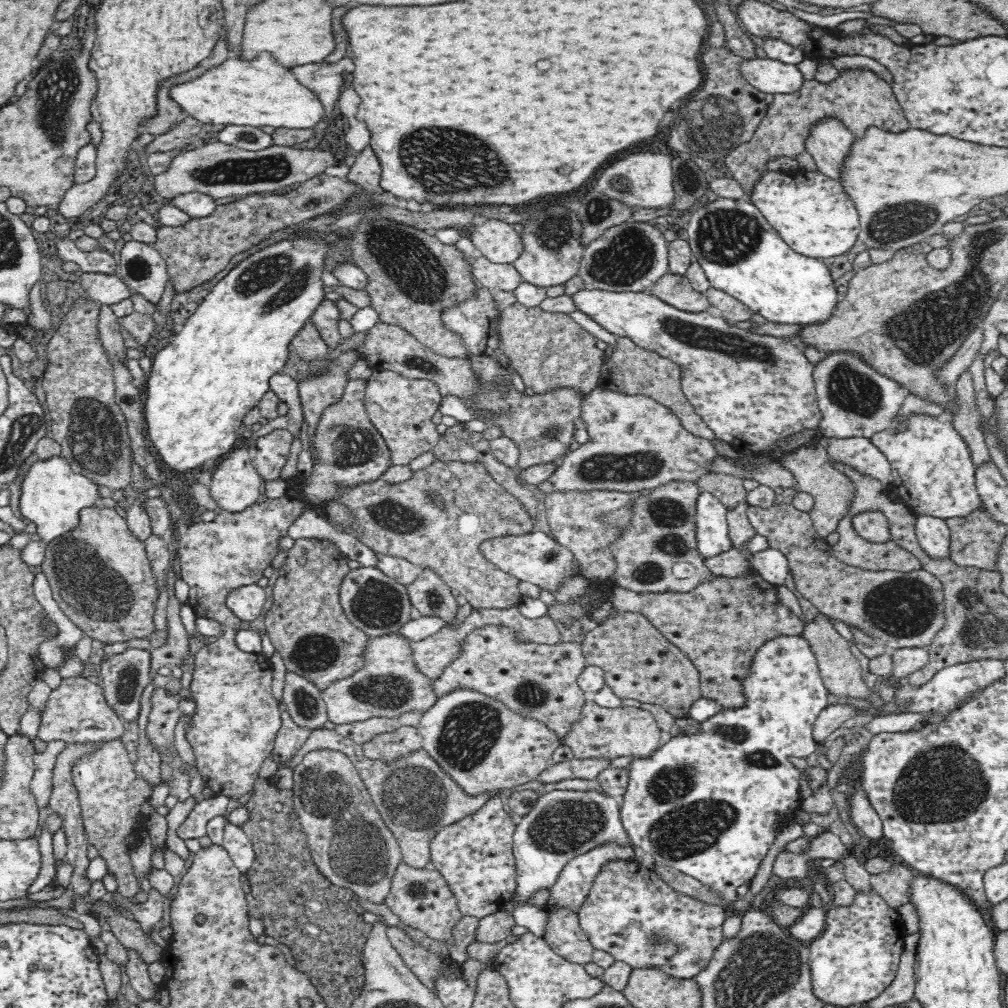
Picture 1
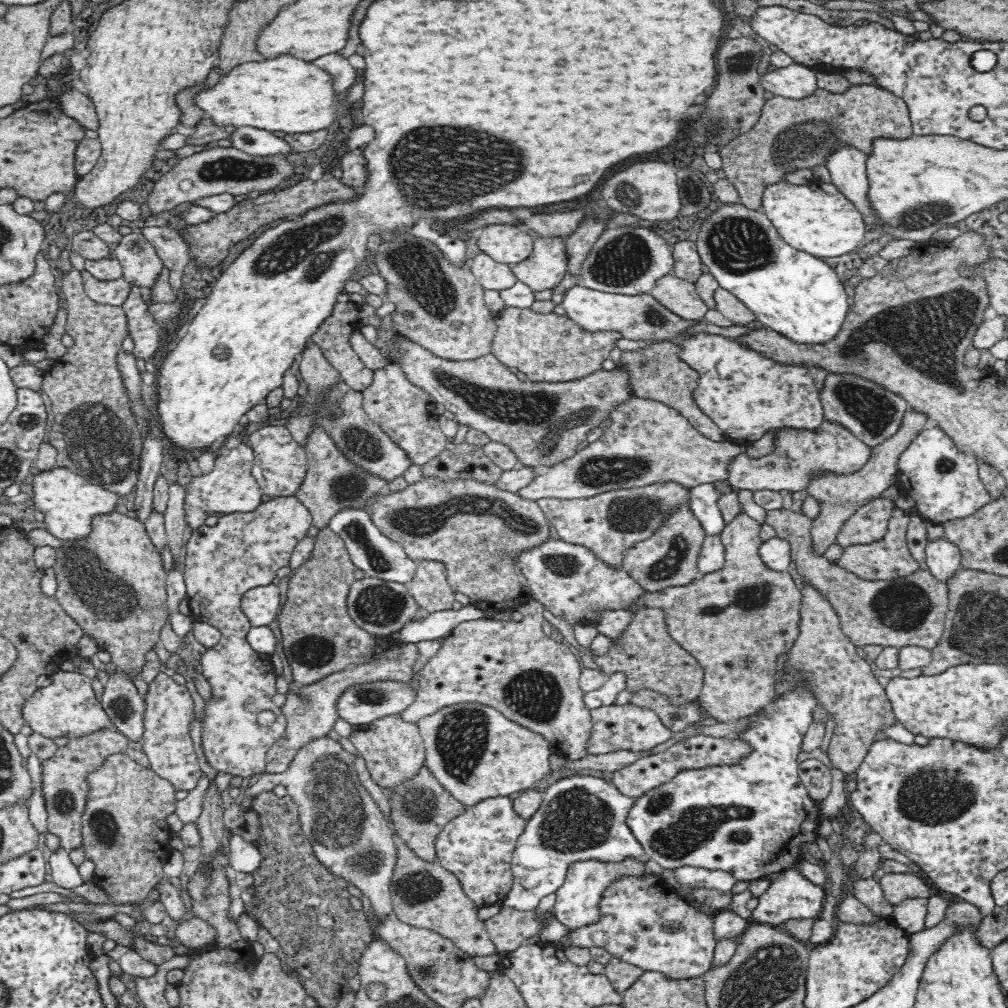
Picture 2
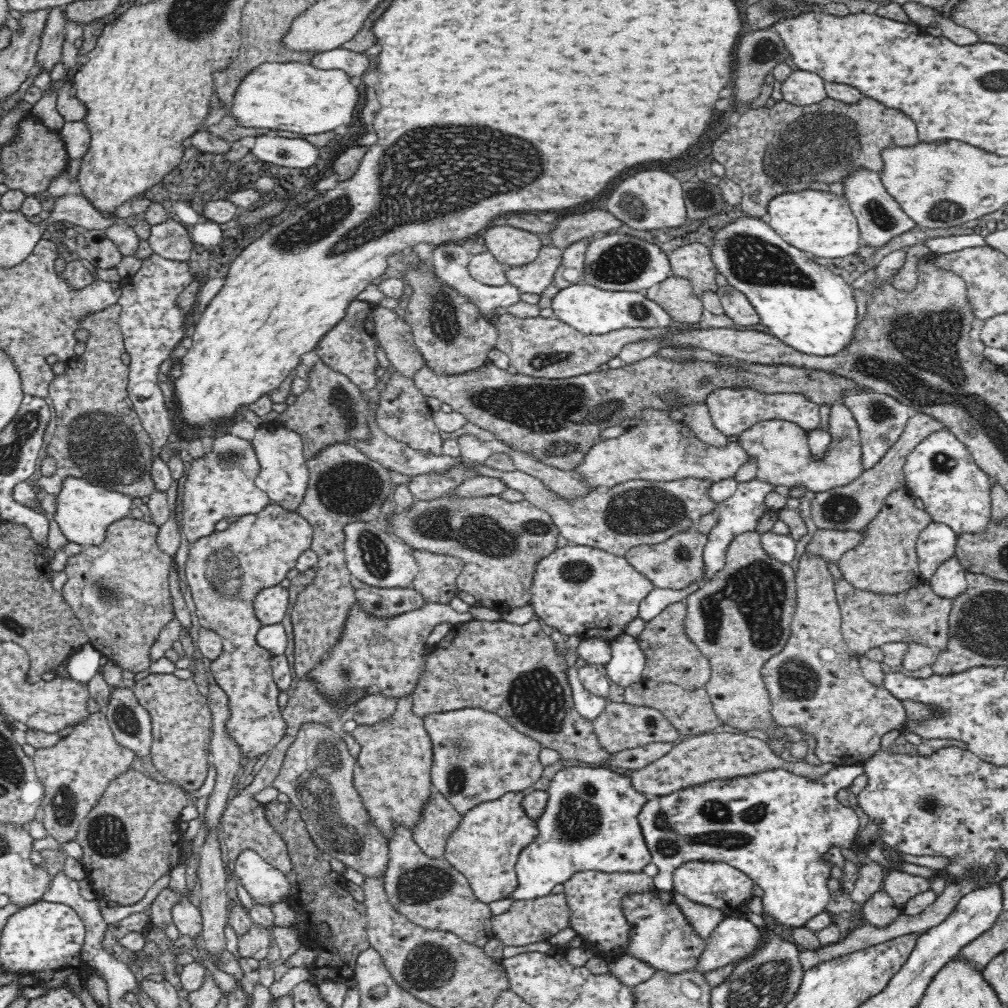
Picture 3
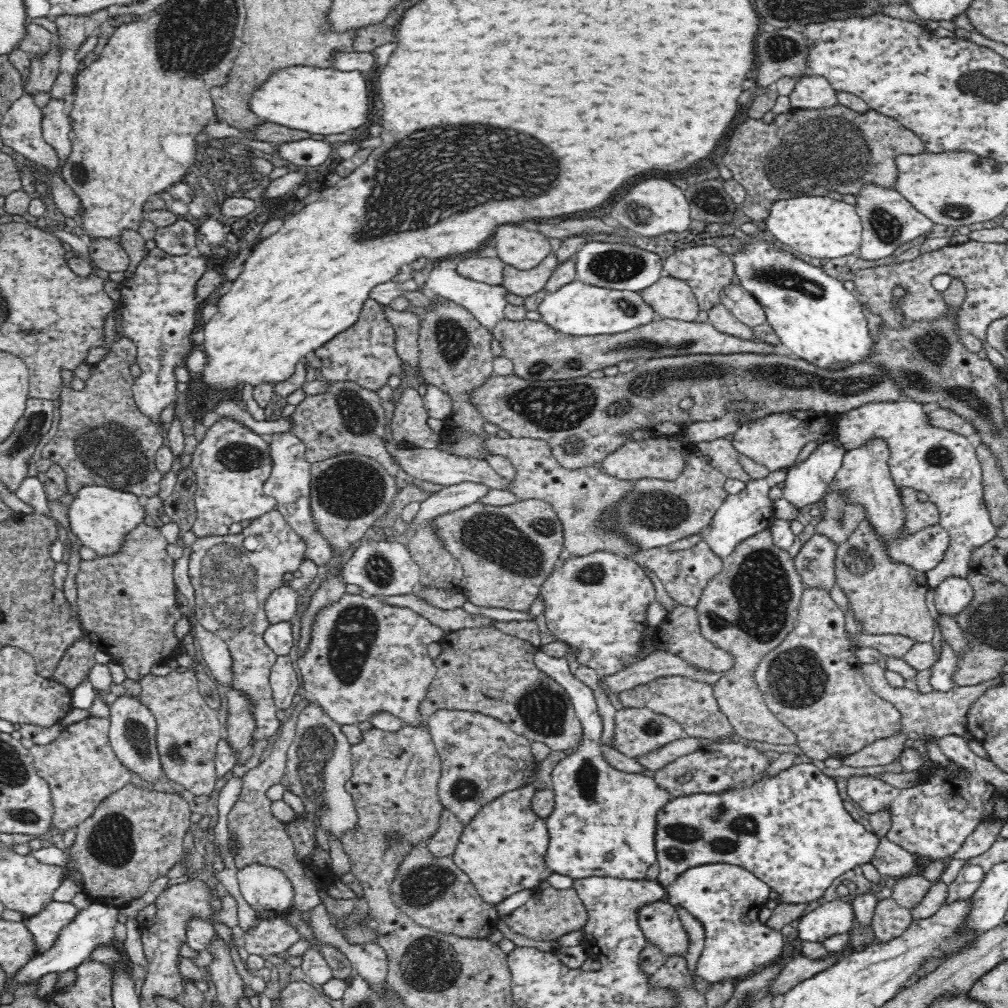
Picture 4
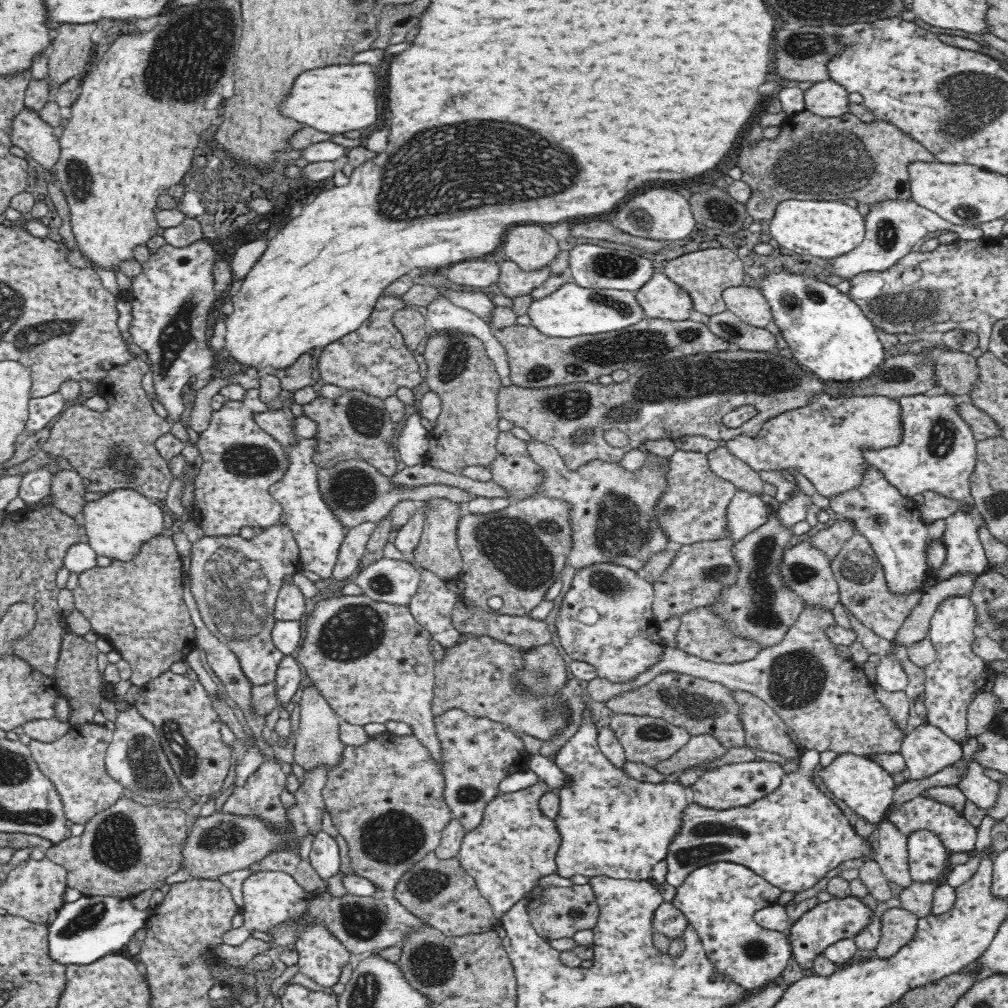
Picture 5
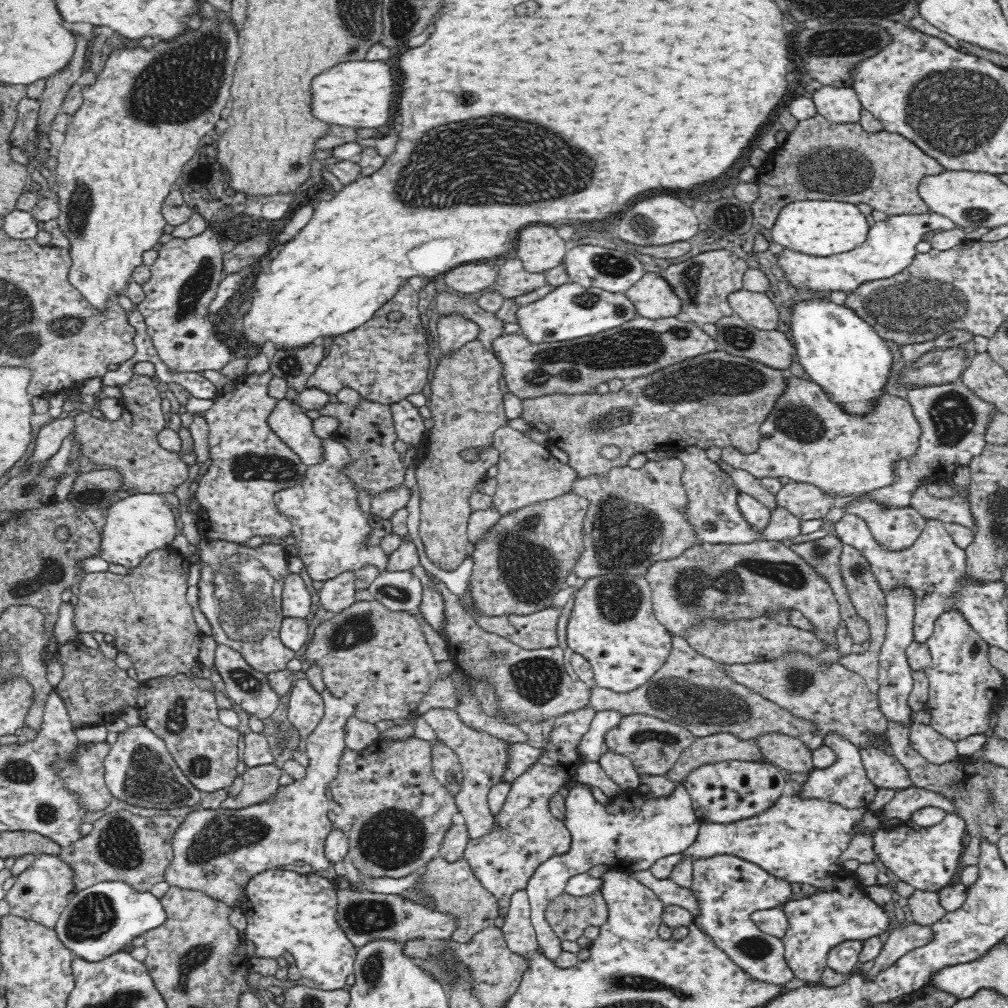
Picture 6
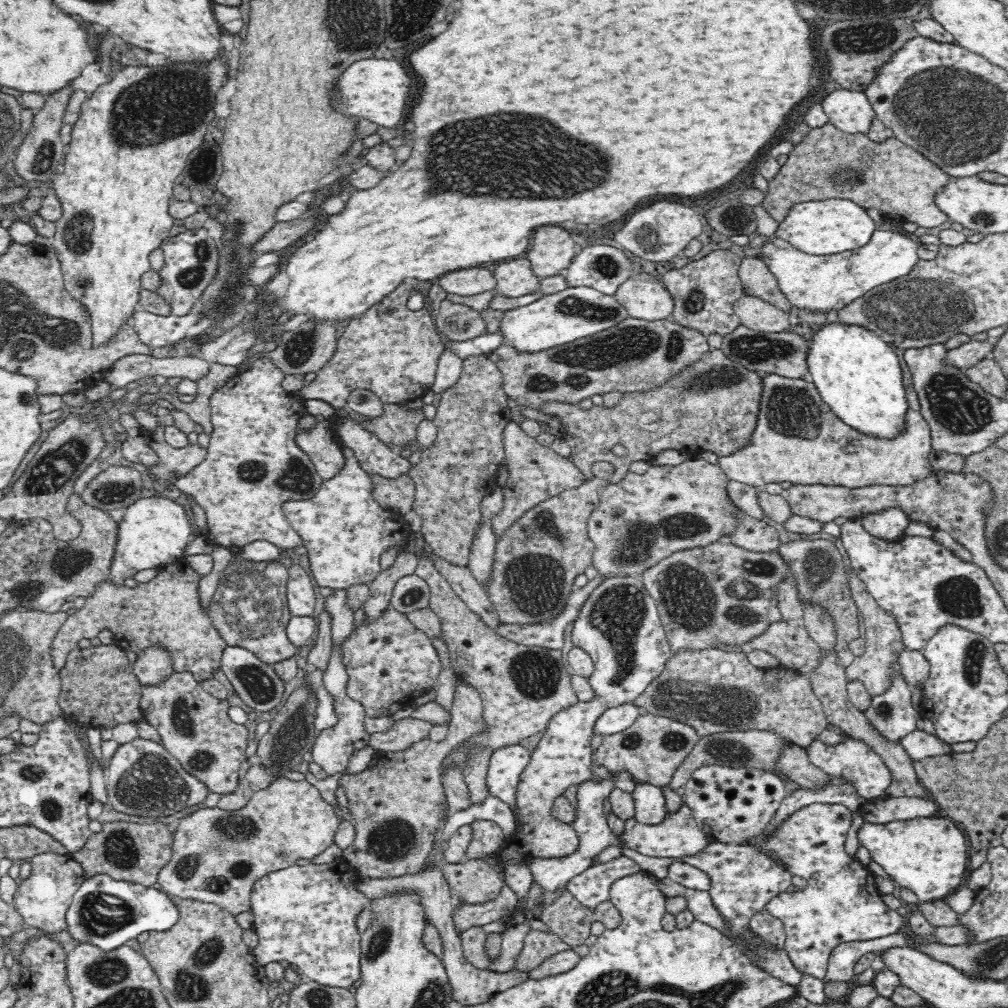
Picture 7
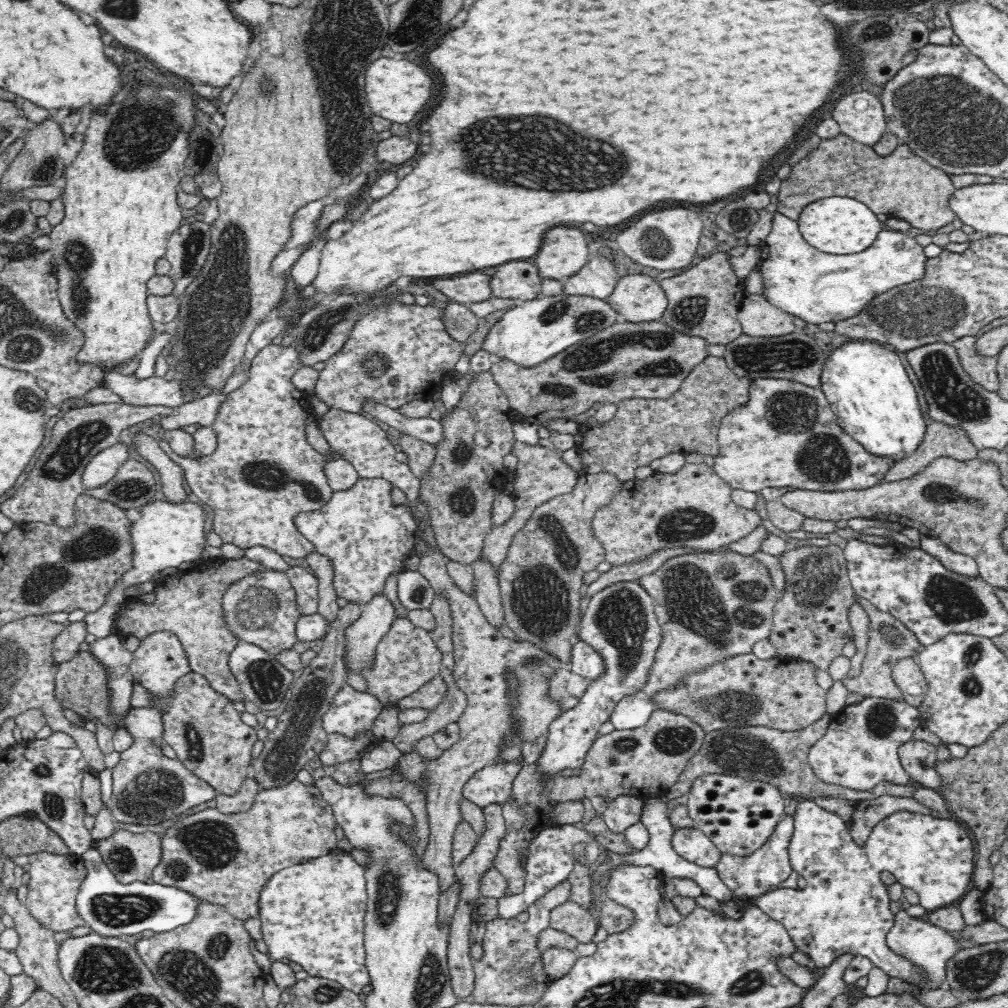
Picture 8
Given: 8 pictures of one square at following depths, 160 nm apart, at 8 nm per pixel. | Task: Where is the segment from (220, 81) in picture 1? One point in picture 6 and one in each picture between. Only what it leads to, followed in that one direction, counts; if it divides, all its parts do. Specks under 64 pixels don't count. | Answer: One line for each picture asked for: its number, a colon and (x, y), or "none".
2: (288, 94)
3: (297, 97)
4: (323, 101)
5: (336, 99)
6: (362, 94)

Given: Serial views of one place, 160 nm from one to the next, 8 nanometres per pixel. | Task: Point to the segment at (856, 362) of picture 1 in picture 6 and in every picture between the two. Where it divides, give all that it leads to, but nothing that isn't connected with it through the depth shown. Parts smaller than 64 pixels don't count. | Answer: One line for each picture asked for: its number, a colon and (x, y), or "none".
2: (873, 414)
3: (882, 419)
4: (864, 480)
5: (892, 524)
6: (894, 529)

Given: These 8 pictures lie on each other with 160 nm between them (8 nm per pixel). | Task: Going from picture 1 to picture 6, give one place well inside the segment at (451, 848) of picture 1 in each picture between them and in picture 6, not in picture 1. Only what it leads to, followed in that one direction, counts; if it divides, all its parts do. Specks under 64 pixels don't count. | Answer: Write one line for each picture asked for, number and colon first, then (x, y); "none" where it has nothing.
2: (477, 846)
3: (484, 847)
4: (503, 850)
5: (515, 846)
6: (525, 834)

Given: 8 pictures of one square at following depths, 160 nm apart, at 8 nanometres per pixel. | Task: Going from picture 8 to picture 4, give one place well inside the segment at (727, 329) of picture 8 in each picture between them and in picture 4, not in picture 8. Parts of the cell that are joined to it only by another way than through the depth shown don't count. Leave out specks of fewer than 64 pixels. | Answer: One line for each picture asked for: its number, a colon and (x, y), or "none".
4: (707, 269)
5: (704, 275)
6: (703, 283)
7: (704, 291)

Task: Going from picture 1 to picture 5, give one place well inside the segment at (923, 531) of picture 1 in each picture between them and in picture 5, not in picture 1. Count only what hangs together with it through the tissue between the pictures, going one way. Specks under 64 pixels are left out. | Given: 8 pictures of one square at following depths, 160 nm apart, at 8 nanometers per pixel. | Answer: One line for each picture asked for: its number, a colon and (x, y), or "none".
2: (943, 558)
3: (948, 580)
4: (954, 595)
5: (951, 686)

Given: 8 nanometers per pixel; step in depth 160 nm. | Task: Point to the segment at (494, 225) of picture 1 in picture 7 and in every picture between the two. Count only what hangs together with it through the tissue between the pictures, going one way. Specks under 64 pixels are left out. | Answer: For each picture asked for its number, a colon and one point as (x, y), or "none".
2: (509, 244)
3: (511, 246)
4: (522, 248)
5: (531, 247)
6: (541, 248)
7: (552, 252)

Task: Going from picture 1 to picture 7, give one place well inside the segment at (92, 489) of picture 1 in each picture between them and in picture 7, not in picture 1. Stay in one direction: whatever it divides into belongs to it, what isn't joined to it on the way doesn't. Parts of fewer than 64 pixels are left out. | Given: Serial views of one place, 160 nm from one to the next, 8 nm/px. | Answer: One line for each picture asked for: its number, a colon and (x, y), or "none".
2: (68, 502)
3: (84, 512)
4: (103, 518)
5: (118, 524)
6: (136, 525)
7: (155, 531)

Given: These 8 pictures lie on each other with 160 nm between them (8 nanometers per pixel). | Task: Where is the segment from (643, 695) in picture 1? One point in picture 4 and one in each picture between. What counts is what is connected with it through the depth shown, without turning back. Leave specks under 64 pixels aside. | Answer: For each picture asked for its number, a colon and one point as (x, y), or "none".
2: (644, 651)
3: (671, 657)
4: (679, 633)

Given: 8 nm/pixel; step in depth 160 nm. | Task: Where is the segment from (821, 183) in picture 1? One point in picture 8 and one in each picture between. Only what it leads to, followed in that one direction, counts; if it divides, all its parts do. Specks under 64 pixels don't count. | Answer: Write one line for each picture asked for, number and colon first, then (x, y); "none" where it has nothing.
2: (817, 218)
3: (822, 222)
4: (822, 227)
5: (826, 229)
6: (814, 227)
7: (822, 227)
8: (836, 224)

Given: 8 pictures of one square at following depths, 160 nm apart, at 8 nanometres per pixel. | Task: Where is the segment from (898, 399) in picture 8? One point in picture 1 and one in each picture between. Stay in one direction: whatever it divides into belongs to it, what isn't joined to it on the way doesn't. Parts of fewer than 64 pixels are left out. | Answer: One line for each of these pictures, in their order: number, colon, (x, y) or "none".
1: (741, 254)
2: (791, 292)
3: (805, 305)
4: (823, 323)
5: (826, 331)
6: (844, 355)
7: (856, 373)

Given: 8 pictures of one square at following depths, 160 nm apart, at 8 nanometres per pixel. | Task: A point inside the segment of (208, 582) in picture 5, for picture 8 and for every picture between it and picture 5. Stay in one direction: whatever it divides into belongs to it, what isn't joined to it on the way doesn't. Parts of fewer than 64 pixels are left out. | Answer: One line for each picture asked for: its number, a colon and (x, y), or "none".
6: (240, 590)
7: (250, 609)
8: (263, 610)

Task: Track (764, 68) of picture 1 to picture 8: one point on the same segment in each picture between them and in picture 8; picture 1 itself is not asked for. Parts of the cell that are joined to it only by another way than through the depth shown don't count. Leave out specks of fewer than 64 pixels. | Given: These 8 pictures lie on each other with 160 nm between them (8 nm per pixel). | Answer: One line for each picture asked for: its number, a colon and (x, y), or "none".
2: (795, 81)
3: (800, 87)
4: (813, 92)
5: (829, 99)
6: (838, 105)
7: (850, 111)
8: (860, 115)

